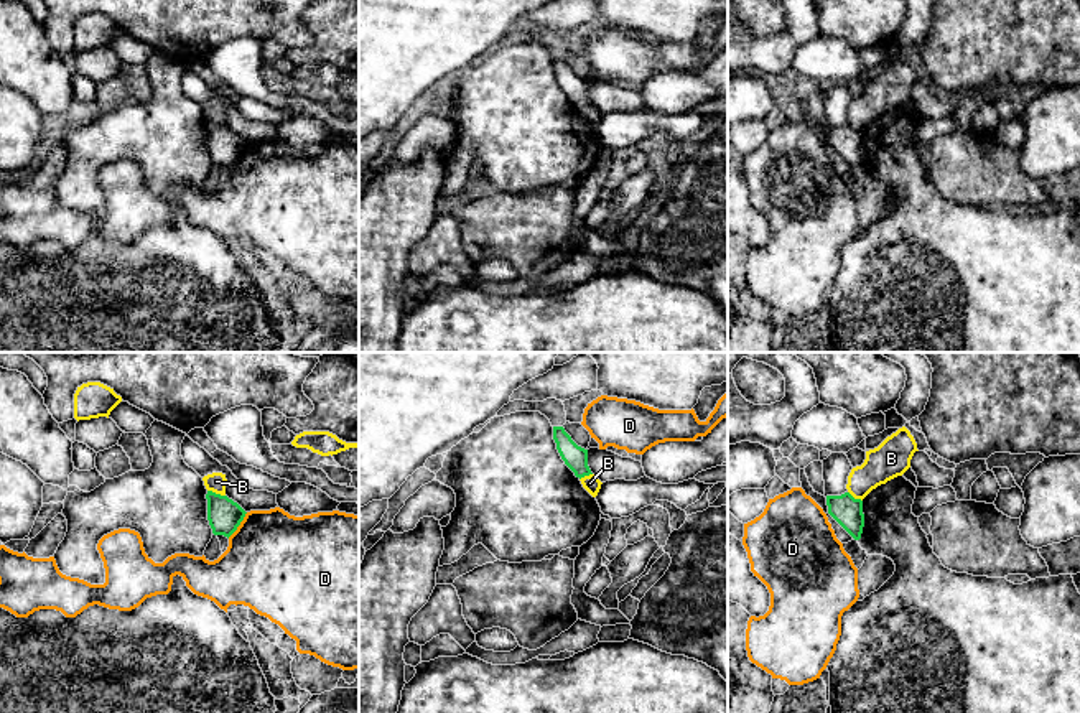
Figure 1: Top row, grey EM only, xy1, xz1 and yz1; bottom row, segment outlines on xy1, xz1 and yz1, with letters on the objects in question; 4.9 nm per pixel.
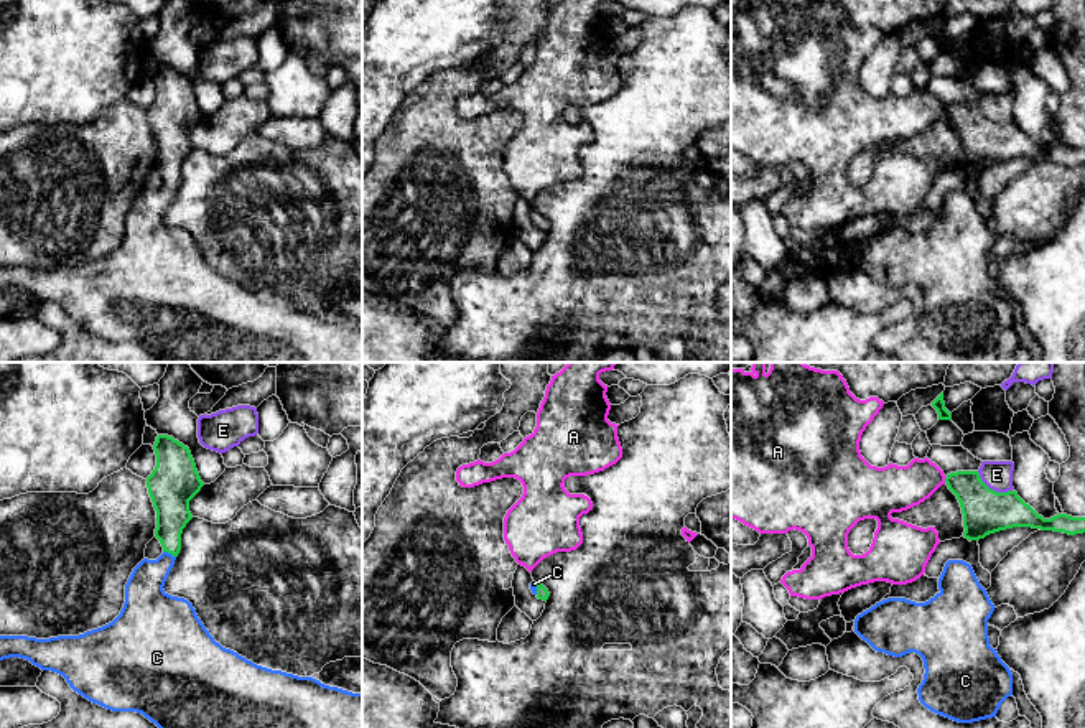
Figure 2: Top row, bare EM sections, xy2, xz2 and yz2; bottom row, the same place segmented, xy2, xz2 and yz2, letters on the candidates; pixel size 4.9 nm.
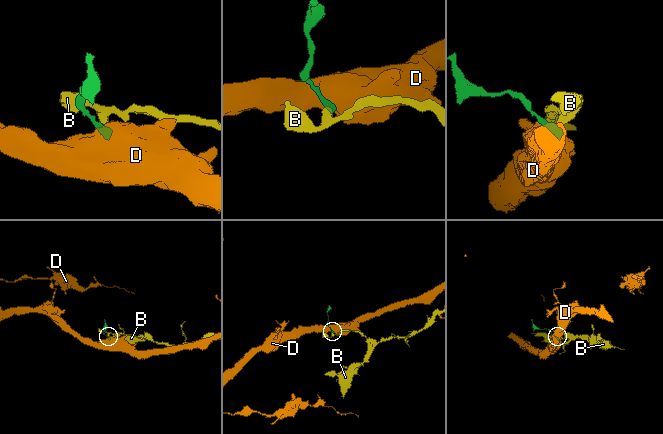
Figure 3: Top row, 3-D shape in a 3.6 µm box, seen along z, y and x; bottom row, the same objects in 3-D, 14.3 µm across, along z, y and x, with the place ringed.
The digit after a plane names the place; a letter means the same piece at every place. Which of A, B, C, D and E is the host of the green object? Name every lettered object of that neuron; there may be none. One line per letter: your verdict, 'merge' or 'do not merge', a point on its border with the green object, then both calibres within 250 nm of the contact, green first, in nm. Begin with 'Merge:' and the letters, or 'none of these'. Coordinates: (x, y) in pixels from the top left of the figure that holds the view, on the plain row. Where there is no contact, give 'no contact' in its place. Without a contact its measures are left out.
Merge: C
A: do not merge; contact yz2 (945, 111); calibres 220 and 220 nm
B: do not merge; contact xy1 (214, 124); calibres 170 and 90 nm
C: merge; contact xy2 (170, 183); calibres 180 and 190 nm
D: do not merge; contact xy1 (239, 155); calibres 170 and 480 nm
E: do not merge; contact yz2 (991, 121); calibres 220 and 140 nm

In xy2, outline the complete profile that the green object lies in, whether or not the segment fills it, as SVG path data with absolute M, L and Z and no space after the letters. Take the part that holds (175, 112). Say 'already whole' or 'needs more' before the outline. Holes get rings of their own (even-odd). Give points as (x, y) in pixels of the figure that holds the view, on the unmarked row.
needs more | M158 66L153 81L156 97L147 119L163 184L156 191L143 189L133 199L120 245L79 267L0 267L0 292L26 290L63 306L89 333L112 343L142 344L161 362L362 362L362 324L247 292L214 272L188 231L163 221L181 181L183 160L193 150L189 132L204 114L189 79L173 68Z

